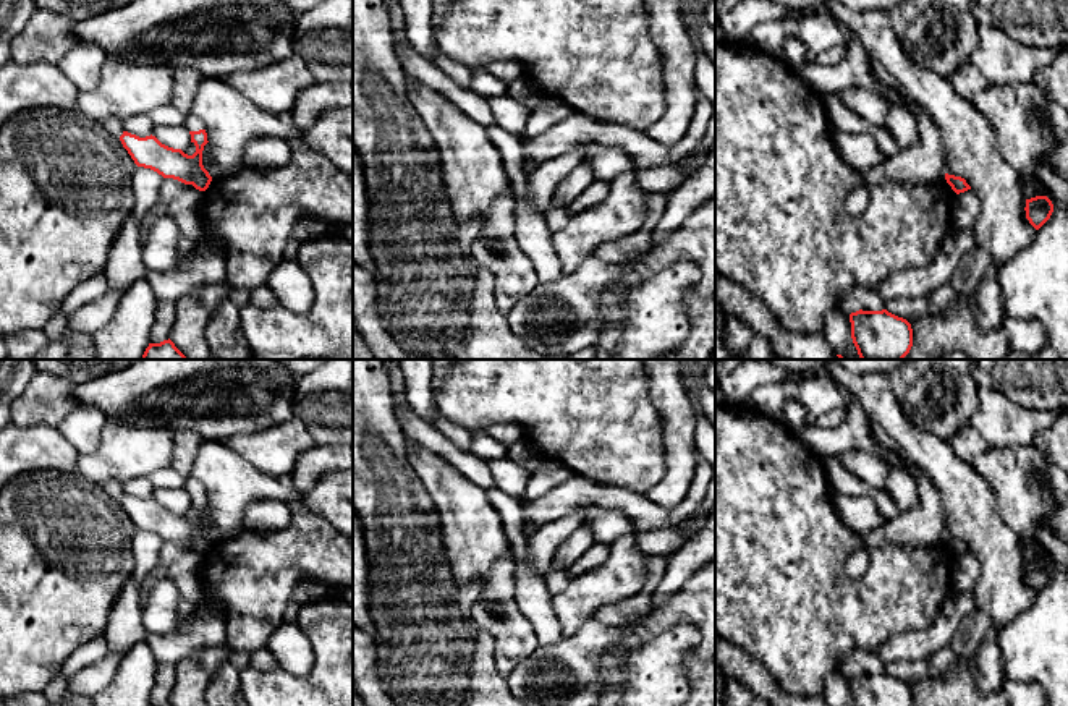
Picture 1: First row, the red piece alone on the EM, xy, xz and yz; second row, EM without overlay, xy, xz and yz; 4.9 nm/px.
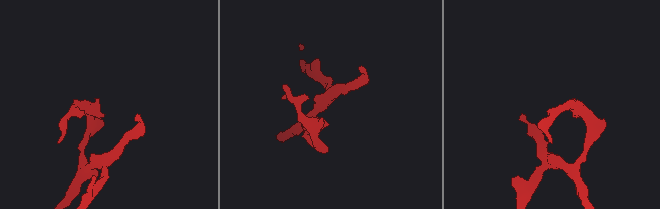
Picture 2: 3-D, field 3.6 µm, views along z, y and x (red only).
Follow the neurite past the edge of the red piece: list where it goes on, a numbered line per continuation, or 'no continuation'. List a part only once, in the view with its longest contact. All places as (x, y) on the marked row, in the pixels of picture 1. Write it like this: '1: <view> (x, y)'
1: xy (191, 122)

